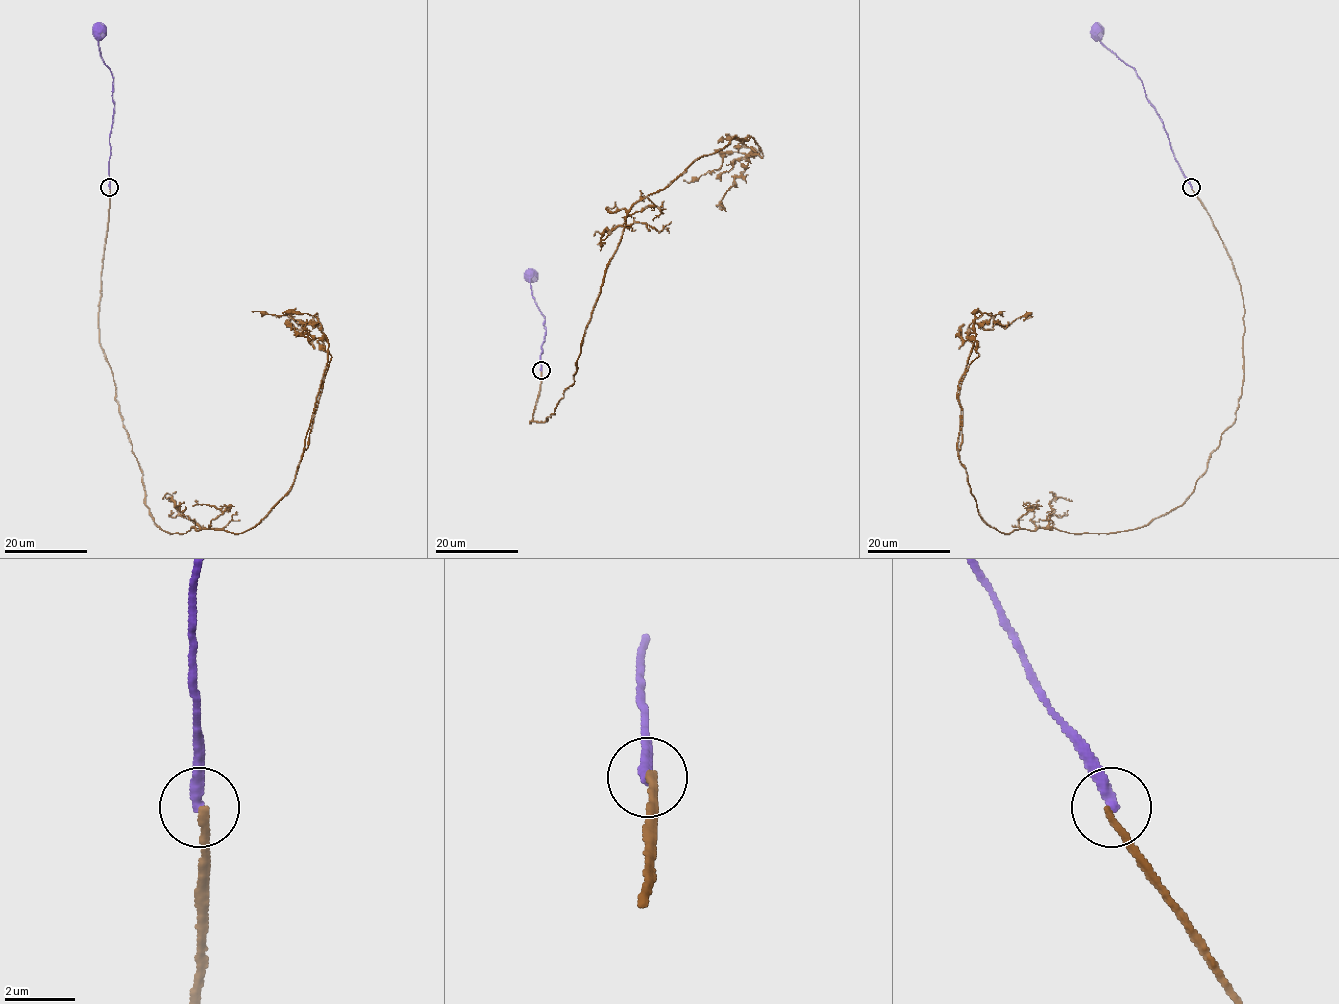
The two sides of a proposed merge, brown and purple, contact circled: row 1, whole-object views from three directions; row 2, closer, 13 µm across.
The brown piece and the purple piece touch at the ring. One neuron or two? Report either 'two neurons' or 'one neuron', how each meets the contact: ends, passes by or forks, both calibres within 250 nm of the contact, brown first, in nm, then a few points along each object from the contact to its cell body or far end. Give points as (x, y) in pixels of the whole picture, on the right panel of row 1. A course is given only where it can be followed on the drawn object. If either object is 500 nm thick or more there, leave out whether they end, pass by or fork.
two neurons | brown ends | purple ends | 190/360 nm | brown via (1191, 187), (1240, 285), (1244, 381), (1182, 504), (1113, 533), (991, 527), (957, 391), (973, 313), (1001, 311) | purple via (1191, 187), (1175, 159), (1163, 121), (1146, 97), (1142, 81), (1096, 36), (1095, 30)

